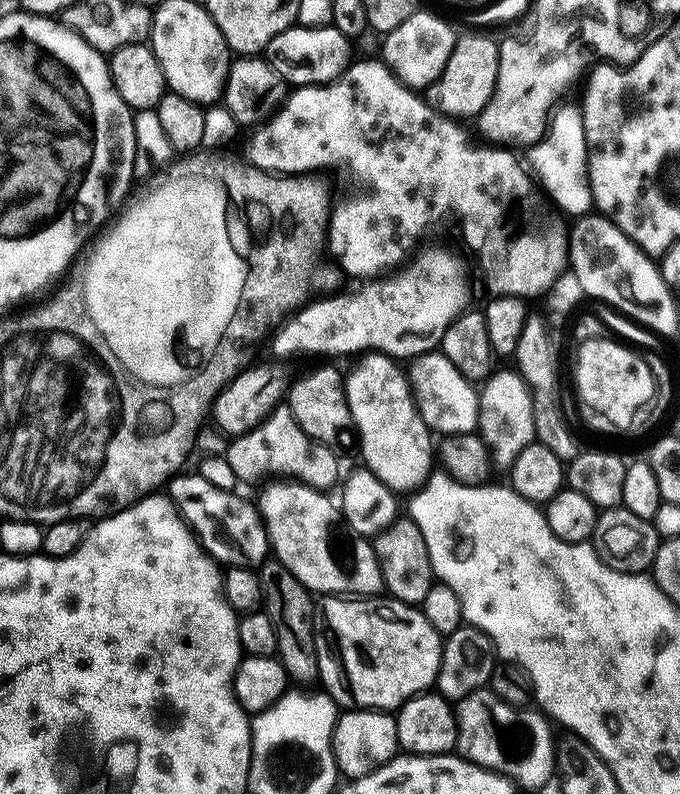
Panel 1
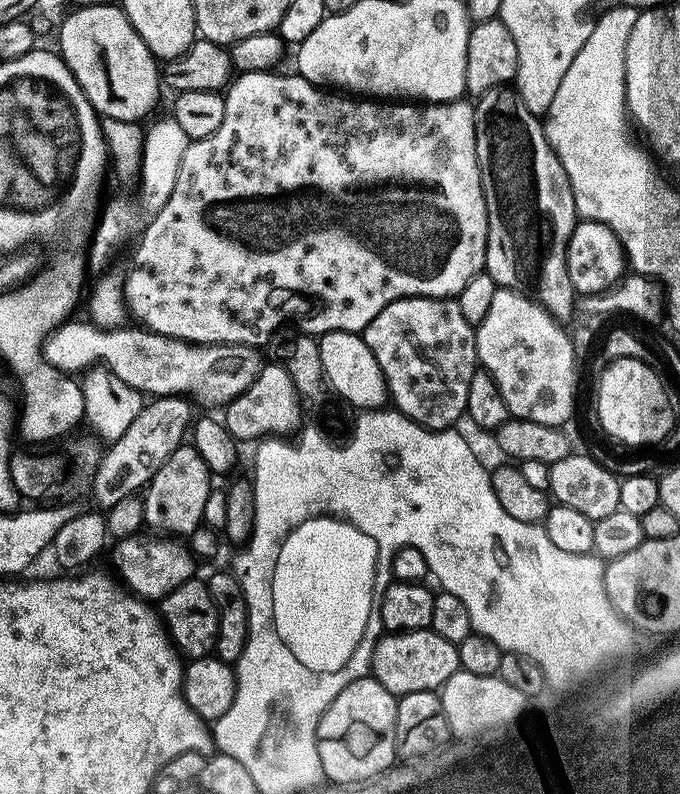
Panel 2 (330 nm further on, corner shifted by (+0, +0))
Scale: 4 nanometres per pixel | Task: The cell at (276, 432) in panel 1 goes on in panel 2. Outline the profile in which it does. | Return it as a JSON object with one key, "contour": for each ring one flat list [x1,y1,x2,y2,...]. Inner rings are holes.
{"contour":[[265,363,257,374,255,382,245,392,235,396,222,412,222,423,232,439,237,442,284,438,299,420,302,420,302,413,298,397,288,378,287,367,281,363,280,365]]}

